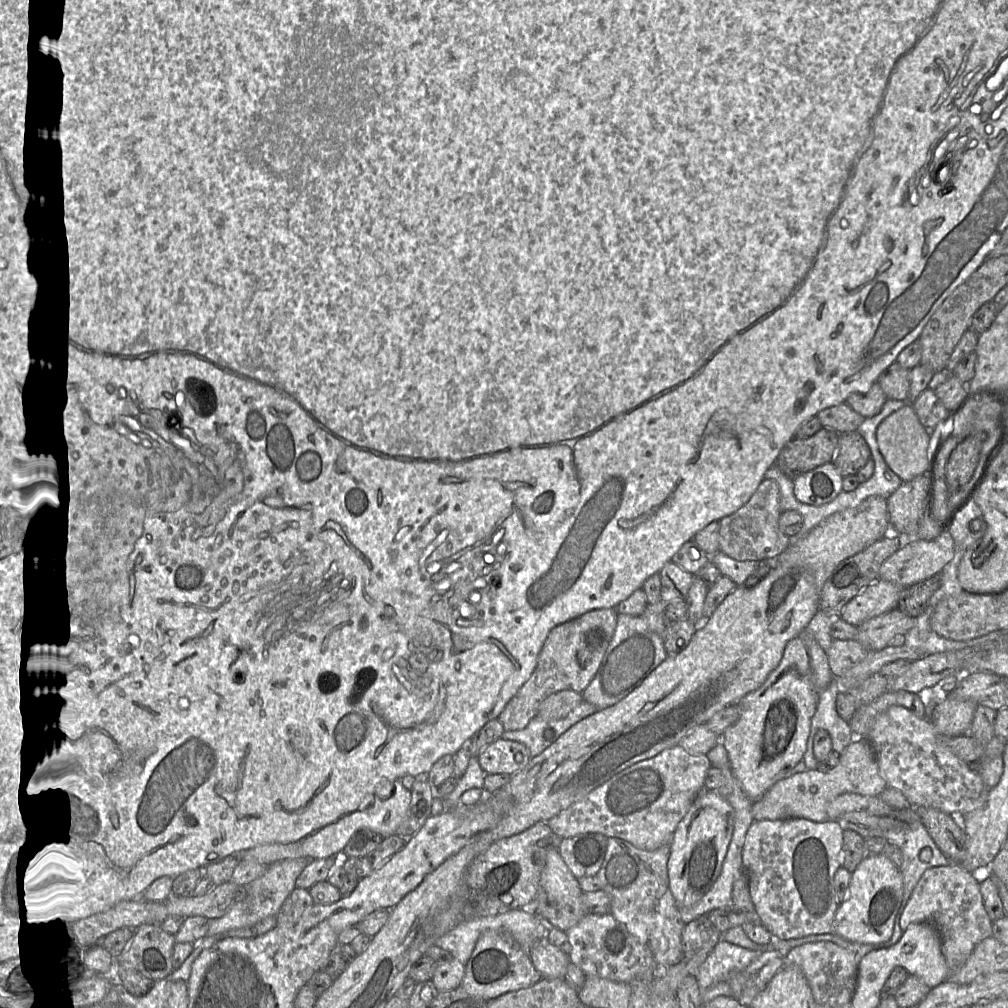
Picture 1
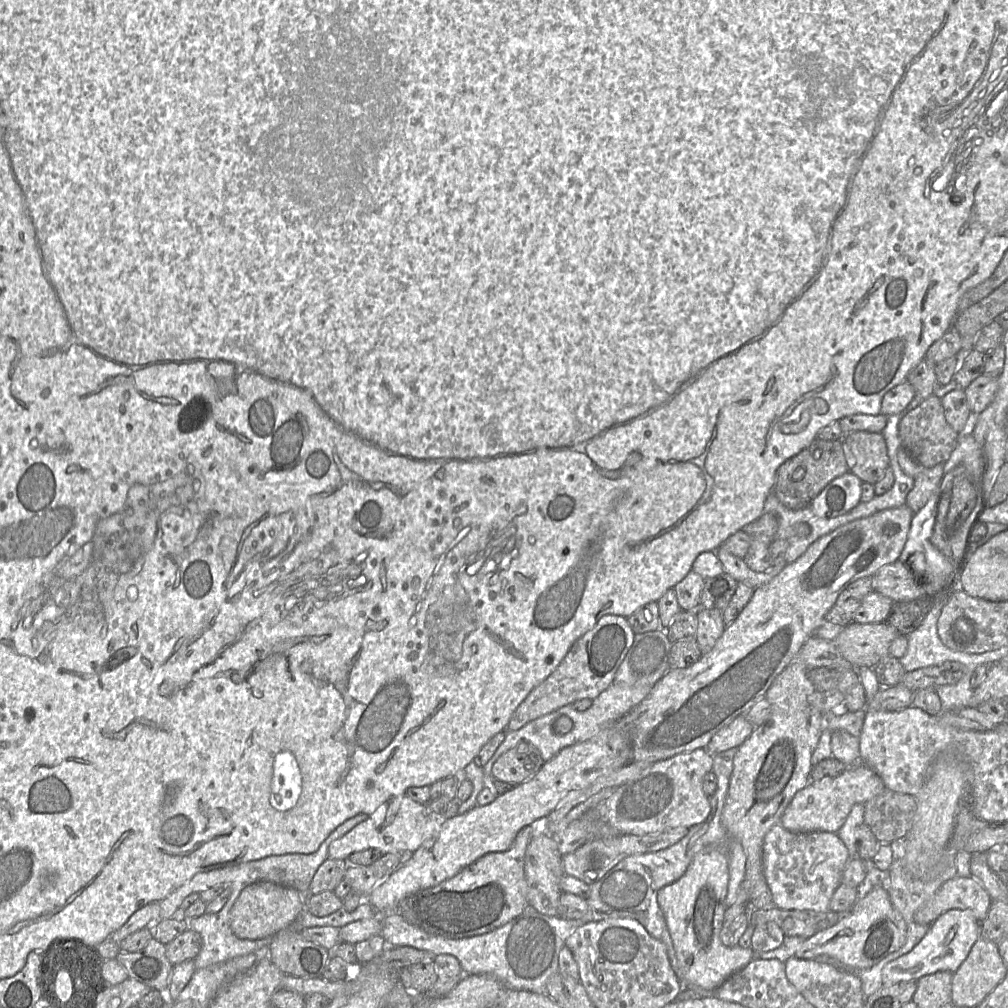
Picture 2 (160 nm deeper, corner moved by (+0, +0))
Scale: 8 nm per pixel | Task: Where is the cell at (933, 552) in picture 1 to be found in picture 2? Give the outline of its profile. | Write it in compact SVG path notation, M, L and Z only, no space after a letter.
M900 560L881 567L872 578L872 589L894 603L916 600L927 593L925 587L917 584L909 565Z

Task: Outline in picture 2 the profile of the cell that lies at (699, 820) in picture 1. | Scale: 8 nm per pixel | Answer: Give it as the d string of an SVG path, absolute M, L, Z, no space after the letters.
M715 849L697 853L686 872L658 892L658 904L672 938L677 959L675 974L683 983L715 991L732 974L744 968L755 957L751 947L725 946L720 938L728 885L728 858Z

